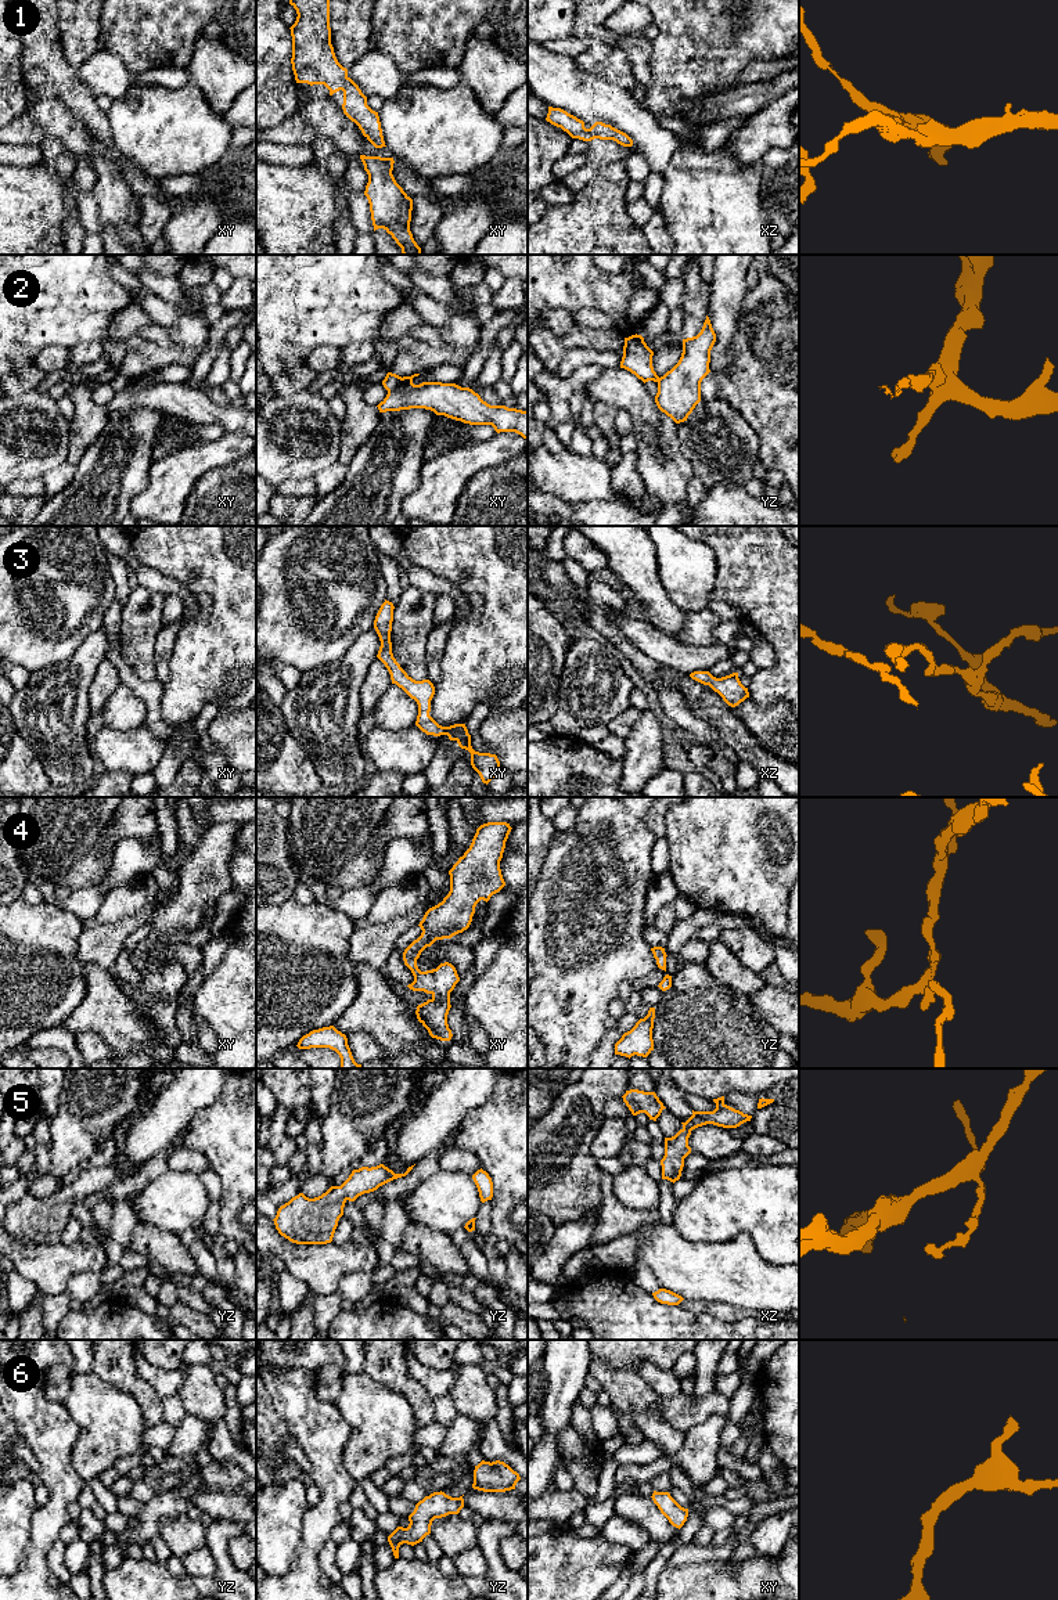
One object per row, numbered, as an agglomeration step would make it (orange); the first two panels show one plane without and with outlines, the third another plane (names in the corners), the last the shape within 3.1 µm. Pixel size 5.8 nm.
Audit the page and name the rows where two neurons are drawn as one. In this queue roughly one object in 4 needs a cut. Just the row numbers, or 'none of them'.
2

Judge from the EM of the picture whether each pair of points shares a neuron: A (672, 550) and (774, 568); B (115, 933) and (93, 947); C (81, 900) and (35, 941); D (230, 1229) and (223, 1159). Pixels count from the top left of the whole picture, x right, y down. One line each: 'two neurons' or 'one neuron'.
A: two neurons
B: one neuron
C: two neurons
D: one neuron

